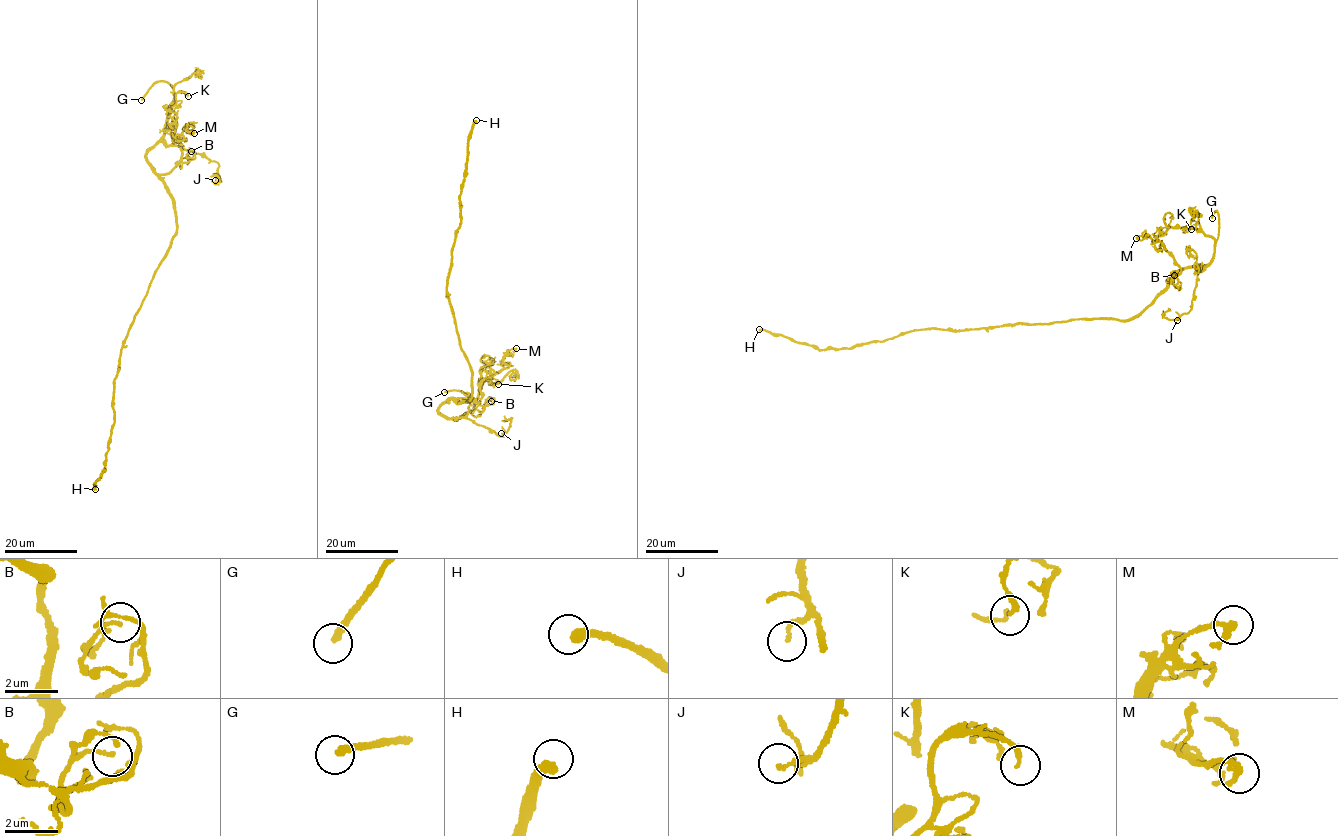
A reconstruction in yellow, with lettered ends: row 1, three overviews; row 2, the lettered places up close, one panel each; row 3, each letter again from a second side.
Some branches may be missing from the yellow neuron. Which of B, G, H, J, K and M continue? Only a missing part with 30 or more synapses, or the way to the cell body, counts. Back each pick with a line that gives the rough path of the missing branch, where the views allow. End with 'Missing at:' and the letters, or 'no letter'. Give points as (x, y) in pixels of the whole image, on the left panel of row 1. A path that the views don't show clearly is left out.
G: Course of what is missing: (141, 100), (131, 129)
H: Course of what is missing: (95, 489), (144, 497), (174, 455), (153, 432), (183, 420), (205, 238), (168, 215), (208, 187), (181, 203)
Missing at: G, H

